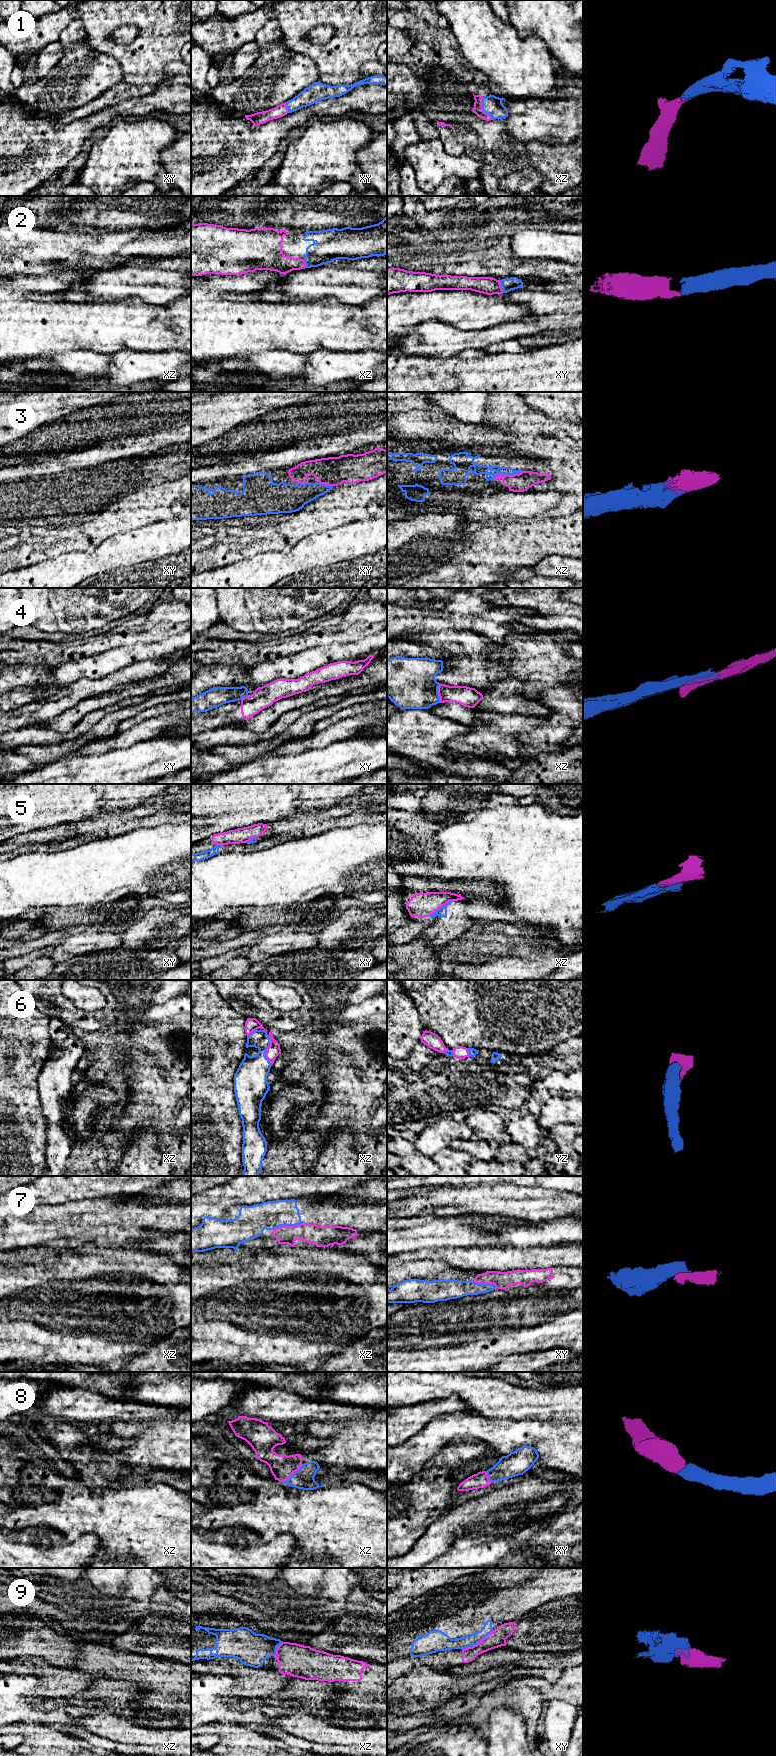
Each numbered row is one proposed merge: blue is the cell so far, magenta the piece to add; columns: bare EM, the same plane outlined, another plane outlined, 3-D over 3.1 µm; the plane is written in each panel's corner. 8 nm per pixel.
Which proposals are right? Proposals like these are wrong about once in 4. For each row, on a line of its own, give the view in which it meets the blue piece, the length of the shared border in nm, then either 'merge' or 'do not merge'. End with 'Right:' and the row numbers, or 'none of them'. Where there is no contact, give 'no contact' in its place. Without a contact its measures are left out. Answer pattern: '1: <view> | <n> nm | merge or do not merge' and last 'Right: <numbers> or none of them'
1: xz | 200 nm | merge
2: xy | 110 nm | merge
3: xz | 240 nm | merge
4: xz | 160 nm | do not merge
5: xz | 240 nm | merge
6: xz | 240 nm | merge
7: xz | 240 nm | merge
8: xz | 220 nm | merge
9: xy | 300 nm | do not merge
Right: 1, 2, 3, 5, 6, 7, 8

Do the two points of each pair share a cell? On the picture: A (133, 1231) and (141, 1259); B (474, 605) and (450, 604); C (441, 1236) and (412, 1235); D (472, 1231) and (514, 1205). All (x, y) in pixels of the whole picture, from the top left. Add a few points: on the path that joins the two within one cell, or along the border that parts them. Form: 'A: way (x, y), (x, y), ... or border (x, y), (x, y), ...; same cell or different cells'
A: border (120, 1246), (131, 1247); different cells
B: way (468, 604), (456, 604); same cell
C: way (434, 1235), (419, 1235); same cell
D: border (476, 1213), (500, 1214), (504, 1217); different cells

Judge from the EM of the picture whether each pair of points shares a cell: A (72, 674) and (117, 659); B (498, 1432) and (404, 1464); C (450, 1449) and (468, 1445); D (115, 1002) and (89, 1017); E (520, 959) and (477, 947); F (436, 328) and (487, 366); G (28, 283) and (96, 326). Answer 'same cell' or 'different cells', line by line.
A: same cell
B: same cell
C: same cell
D: same cell
E: same cell
F: different cells
G: same cell

